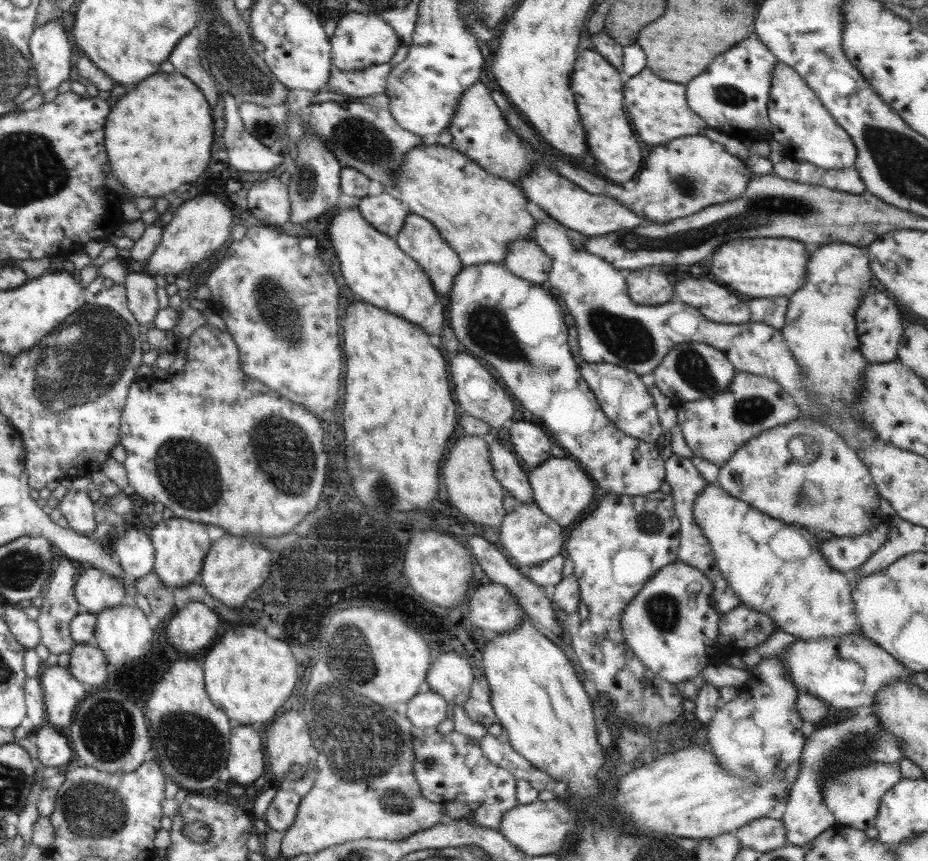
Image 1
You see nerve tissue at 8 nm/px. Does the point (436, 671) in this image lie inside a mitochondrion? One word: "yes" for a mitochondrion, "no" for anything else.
no

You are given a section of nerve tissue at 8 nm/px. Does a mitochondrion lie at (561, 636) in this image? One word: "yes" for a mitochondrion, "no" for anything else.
no

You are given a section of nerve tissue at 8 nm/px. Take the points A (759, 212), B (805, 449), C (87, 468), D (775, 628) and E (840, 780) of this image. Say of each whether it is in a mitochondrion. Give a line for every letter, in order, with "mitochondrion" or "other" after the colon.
A: mitochondrion
B: mitochondrion
C: other
D: other
E: mitochondrion

